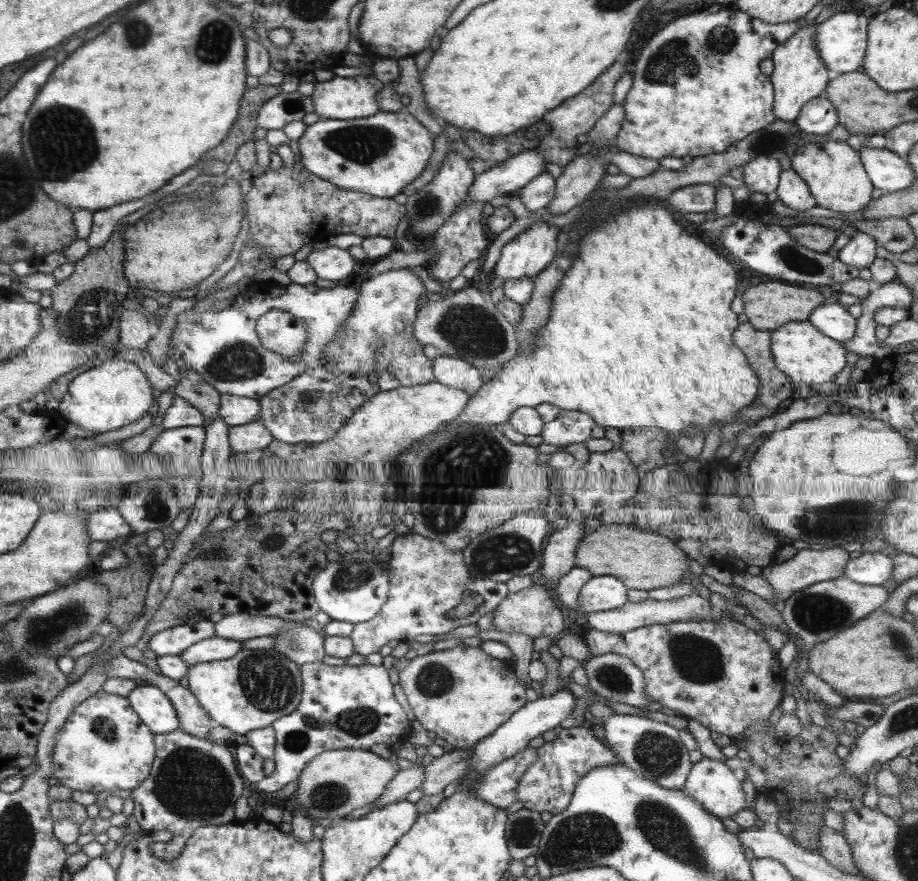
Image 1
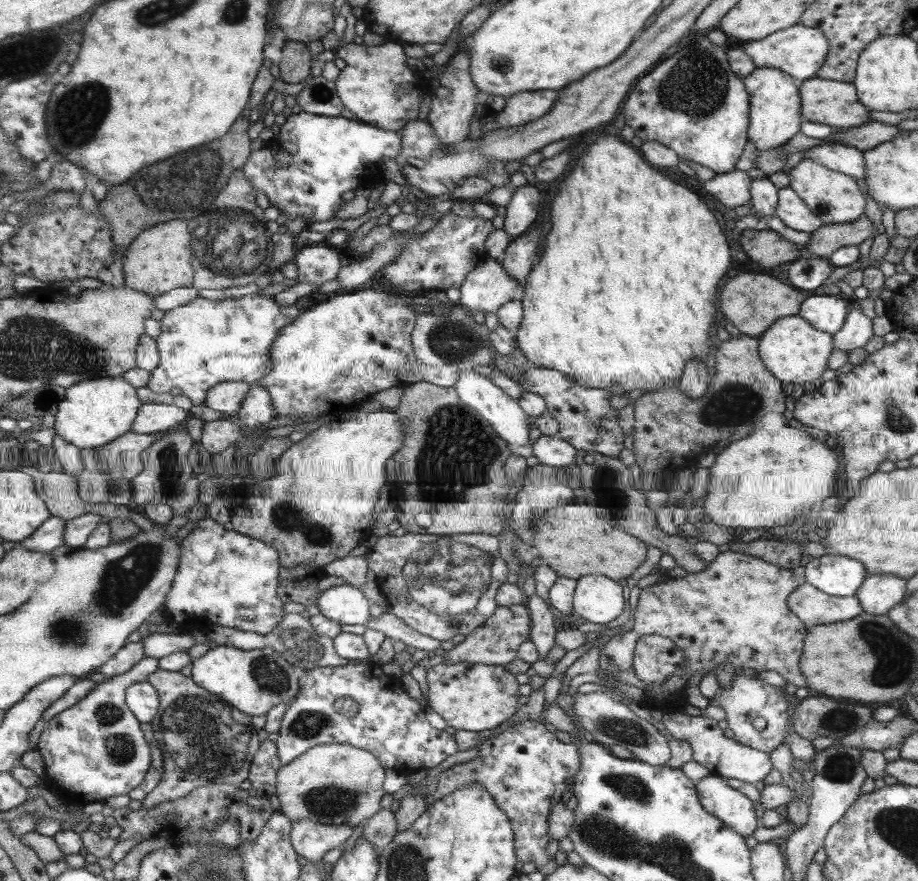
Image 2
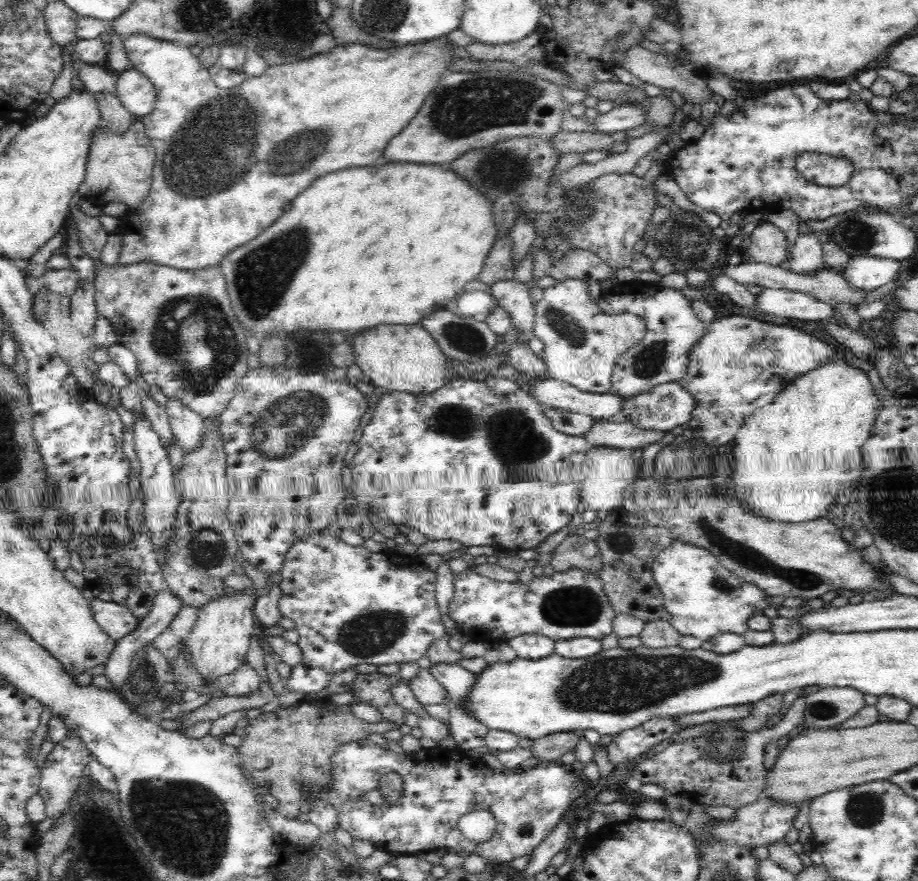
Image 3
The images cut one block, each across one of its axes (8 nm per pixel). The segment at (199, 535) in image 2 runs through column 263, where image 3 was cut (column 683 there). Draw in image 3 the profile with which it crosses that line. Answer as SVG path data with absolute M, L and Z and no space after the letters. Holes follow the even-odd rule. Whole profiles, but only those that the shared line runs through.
M676 540L664 548L653 564L653 573L656 583L660 585L660 590L664 595L664 608L672 615L671 624L677 632L684 637L693 637L700 641L711 640L714 636L723 633L745 634L748 630L748 617L760 614L762 609L767 607L765 594L756 588L754 584L746 584L739 576L728 572L722 568L719 561L706 552L703 548L696 548L692 544L684 544L683 541Z

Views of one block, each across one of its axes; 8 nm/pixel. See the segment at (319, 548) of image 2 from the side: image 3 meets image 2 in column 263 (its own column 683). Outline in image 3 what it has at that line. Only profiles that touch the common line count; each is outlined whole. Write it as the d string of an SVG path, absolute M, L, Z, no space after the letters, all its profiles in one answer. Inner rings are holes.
M644 447L630 450L635 476L623 490L621 509L644 519L649 525L667 528L674 541L680 540L710 552L722 568L739 576L746 584L756 585L765 596L813 599L838 588L880 588L872 580L876 570L862 564L860 554L840 538L840 532L826 516L800 524L780 524L746 512L736 498L724 500L724 494L718 490L716 502L714 498L710 502L710 490L714 486L708 478L666 484L654 477L641 476L644 450Z

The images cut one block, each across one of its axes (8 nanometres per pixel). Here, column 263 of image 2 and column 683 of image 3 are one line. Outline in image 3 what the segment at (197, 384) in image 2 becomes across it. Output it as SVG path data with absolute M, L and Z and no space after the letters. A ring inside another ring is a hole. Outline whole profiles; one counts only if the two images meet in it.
M640 282L630 286L618 284L602 295L599 305L606 314L630 312L638 315L646 326L640 344L622 354L613 368L611 392L614 395L630 398L657 384L678 382L686 374L688 351L701 338L706 324L692 312L690 300L680 289L664 288L658 283L652 286Z

